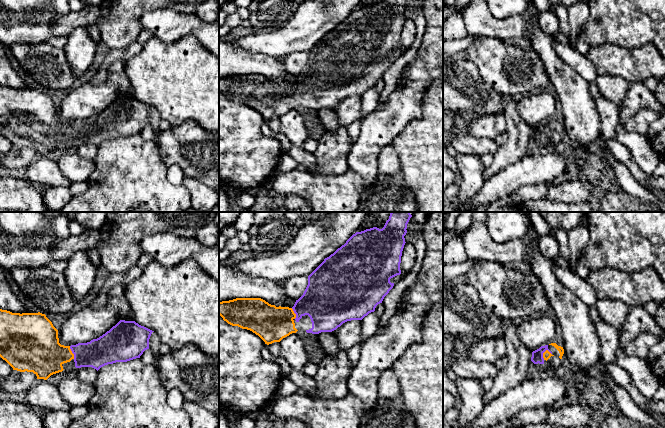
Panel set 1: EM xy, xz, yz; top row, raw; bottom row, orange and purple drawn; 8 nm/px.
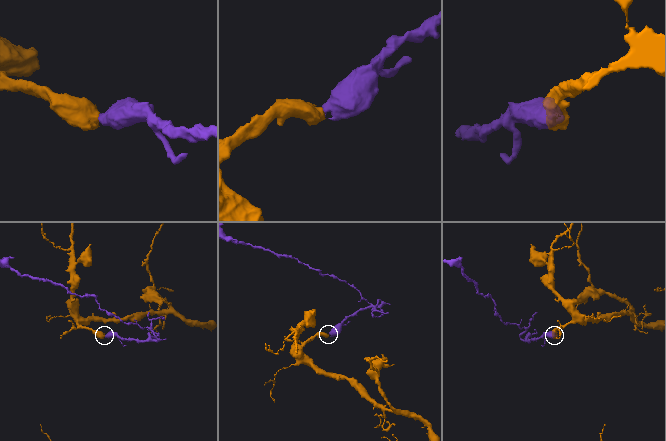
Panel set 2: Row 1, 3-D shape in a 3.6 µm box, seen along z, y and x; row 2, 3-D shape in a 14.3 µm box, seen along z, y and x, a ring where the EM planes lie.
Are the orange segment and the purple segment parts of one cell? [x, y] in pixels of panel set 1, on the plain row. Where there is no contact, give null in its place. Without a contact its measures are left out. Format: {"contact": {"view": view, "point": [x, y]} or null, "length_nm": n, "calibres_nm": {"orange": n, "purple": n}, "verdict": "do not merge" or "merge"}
{"contact": {"view": "yz", "point": [543, 130]}, "length_nm": 90, "calibres_nm": {"orange": 60, "purple": 100}, "verdict": "merge"}

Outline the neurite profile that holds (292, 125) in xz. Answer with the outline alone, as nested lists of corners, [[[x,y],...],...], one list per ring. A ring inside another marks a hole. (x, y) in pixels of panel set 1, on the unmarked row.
[[[292,109],[283,114],[280,118],[280,131],[295,147],[303,147],[305,141],[309,138],[308,130],[302,115]]]

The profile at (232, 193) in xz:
[[[220,185],[219,189],[228,196],[231,212],[250,212],[249,209],[243,209],[237,204],[237,197],[242,192],[241,190],[227,185]]]

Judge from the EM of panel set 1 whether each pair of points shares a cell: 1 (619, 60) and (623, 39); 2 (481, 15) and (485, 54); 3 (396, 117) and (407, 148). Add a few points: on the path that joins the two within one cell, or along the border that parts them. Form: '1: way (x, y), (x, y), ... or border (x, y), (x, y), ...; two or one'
1: border (644, 43), (631, 48), (598, 45); two
2: border (479, 35), (495, 36), (499, 39); two
3: border (420, 117), (411, 120), (388, 144); two

